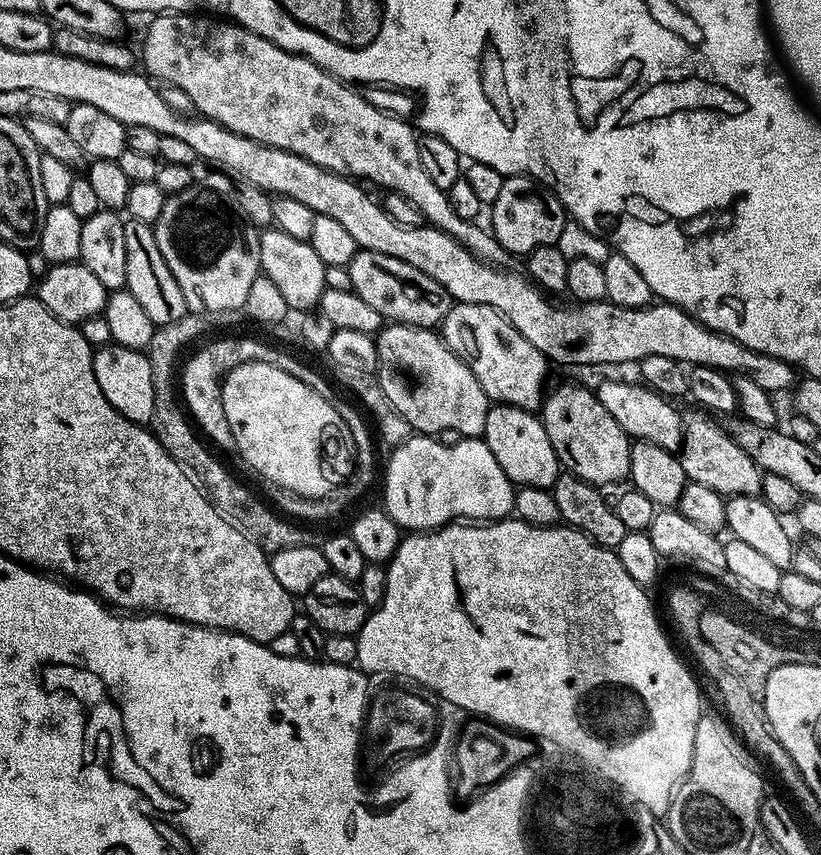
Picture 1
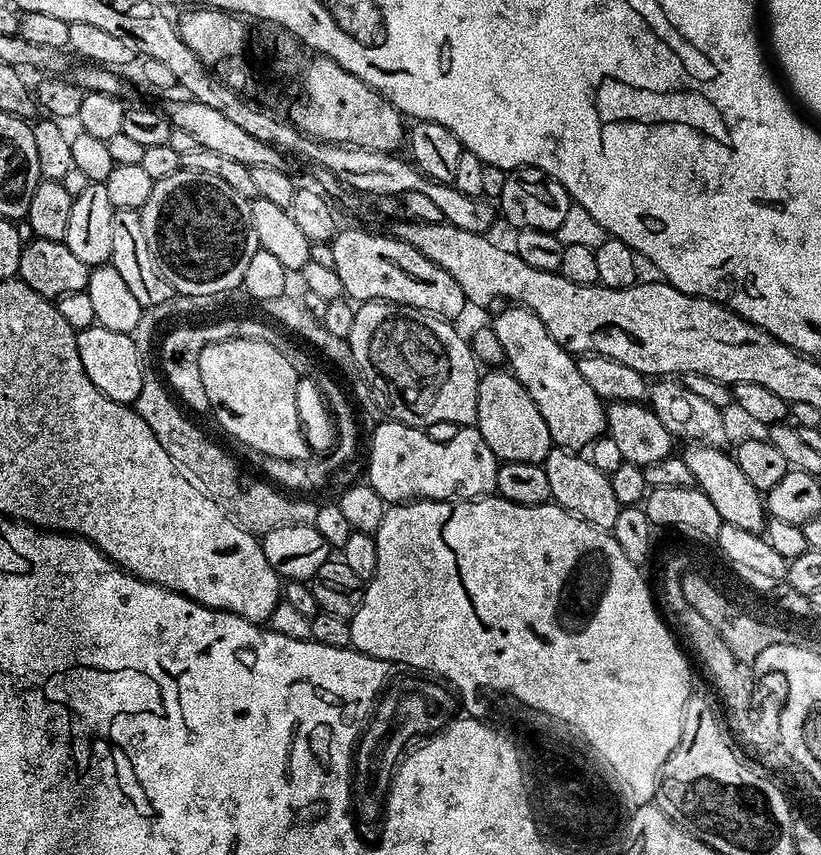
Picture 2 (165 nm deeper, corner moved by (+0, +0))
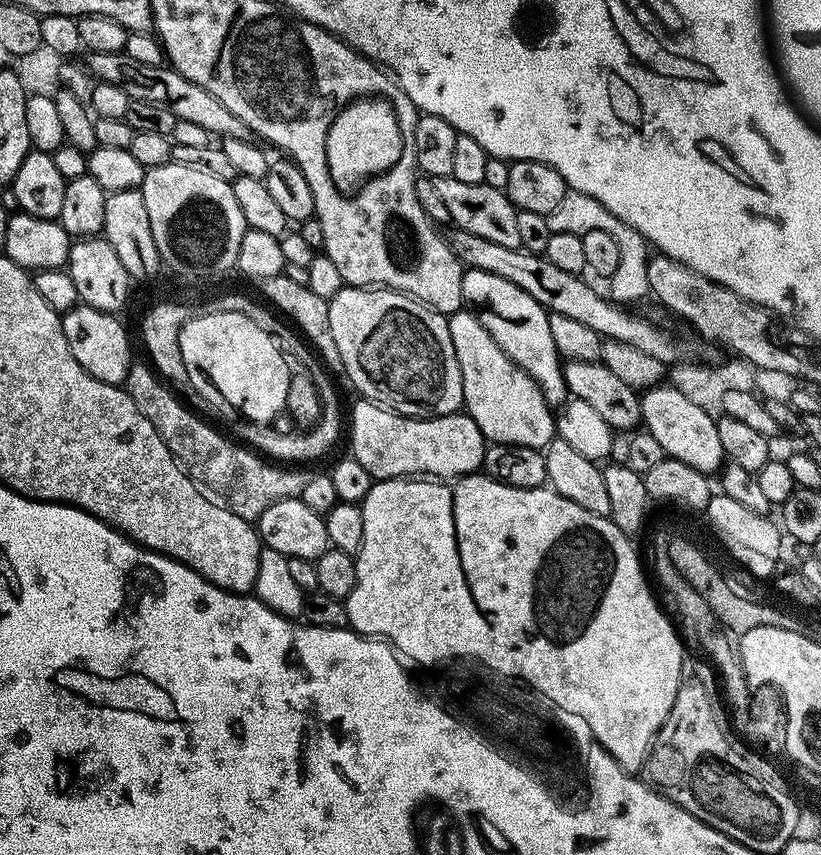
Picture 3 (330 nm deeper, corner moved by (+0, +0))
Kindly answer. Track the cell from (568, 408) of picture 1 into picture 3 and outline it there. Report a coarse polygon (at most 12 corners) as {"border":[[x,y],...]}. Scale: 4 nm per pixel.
{"border":[[467,269],[465,305],[542,390],[569,399],[548,309],[486,270]]}

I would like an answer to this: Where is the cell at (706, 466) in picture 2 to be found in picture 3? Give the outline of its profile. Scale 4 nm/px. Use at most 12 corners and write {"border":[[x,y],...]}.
{"border":[[661,382],[640,396],[665,457],[705,474],[726,463],[716,420]]}

